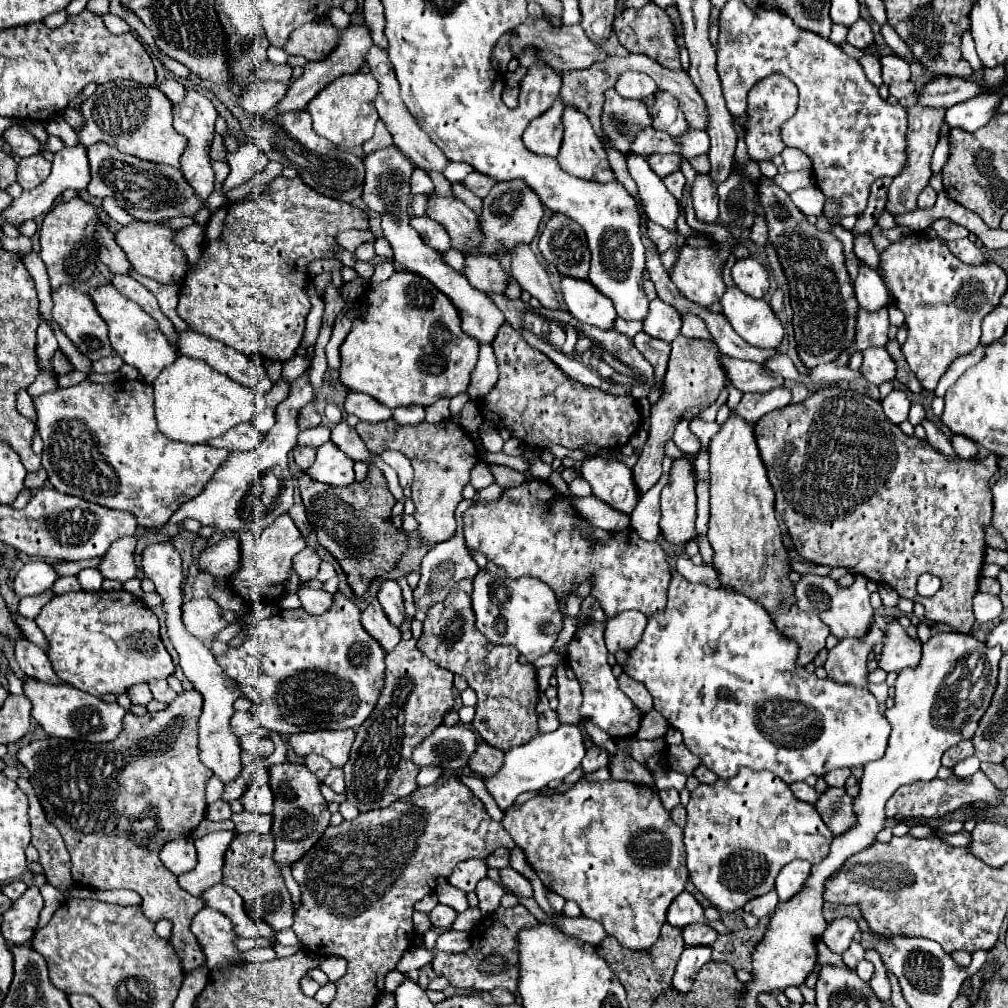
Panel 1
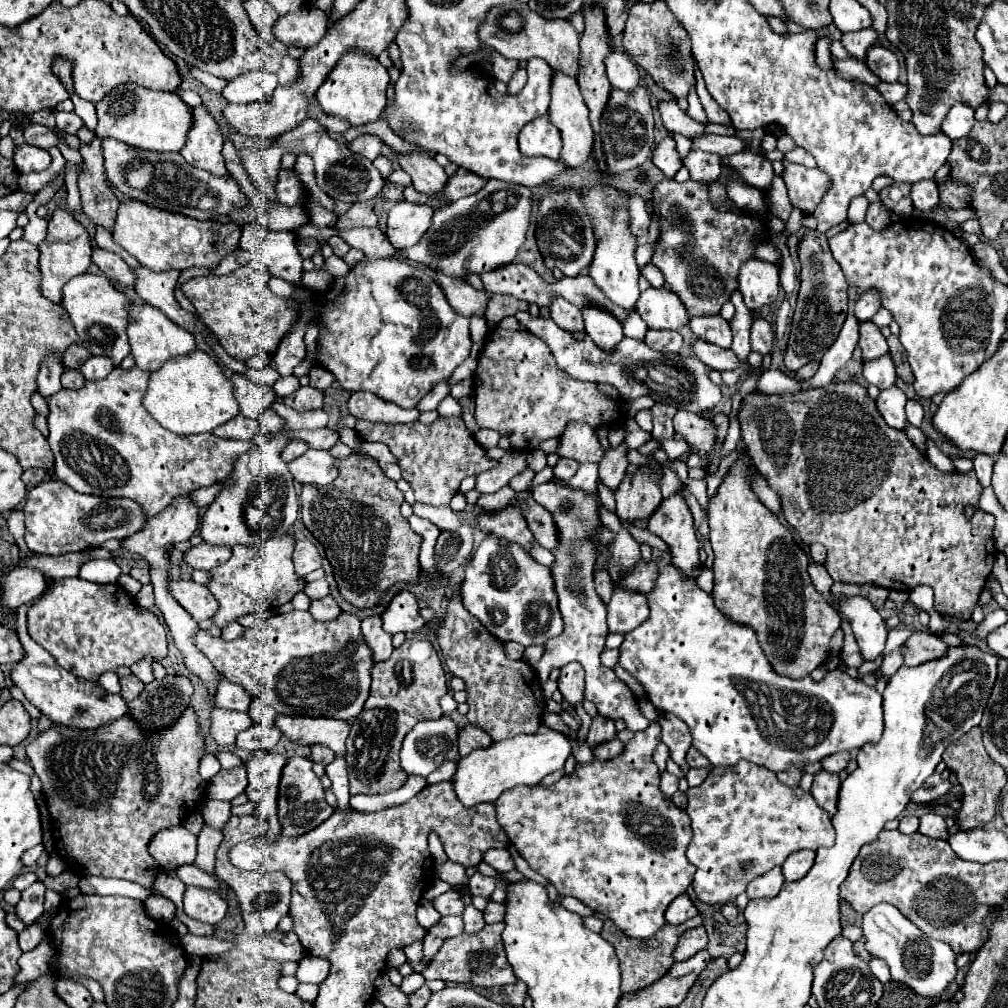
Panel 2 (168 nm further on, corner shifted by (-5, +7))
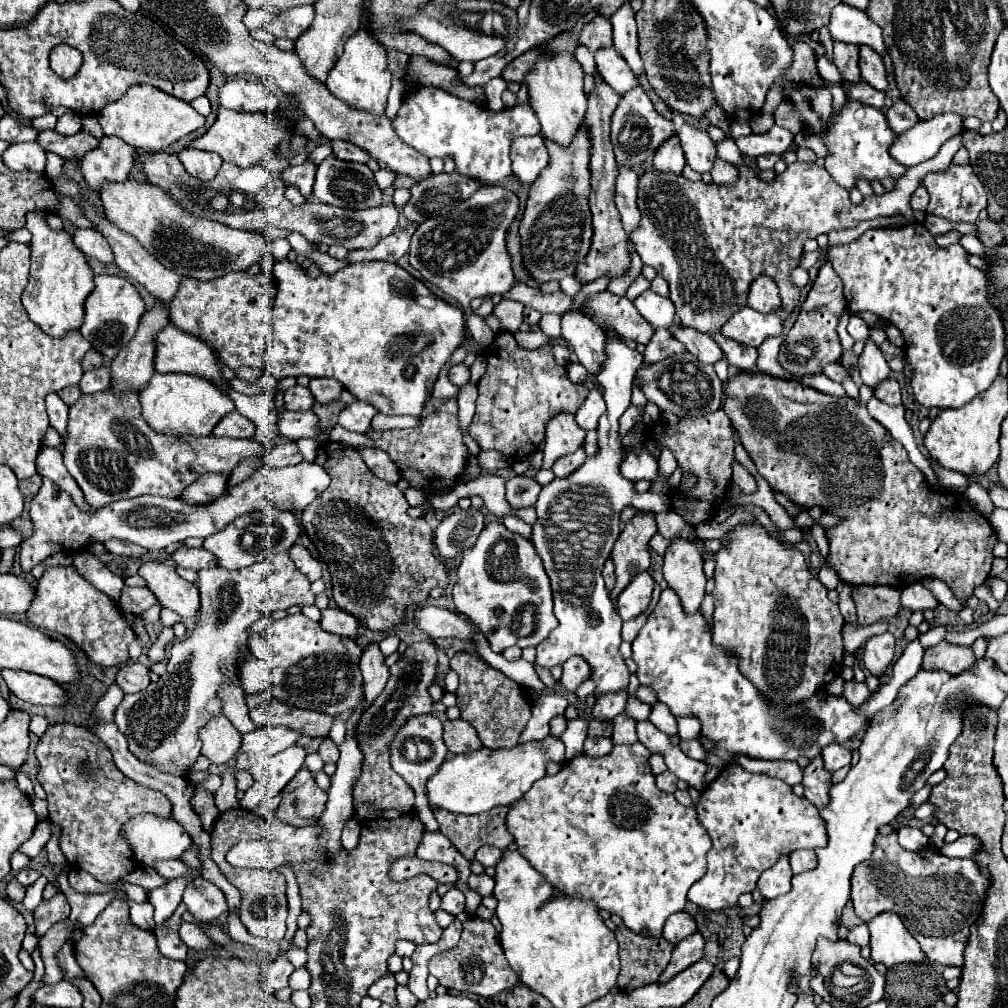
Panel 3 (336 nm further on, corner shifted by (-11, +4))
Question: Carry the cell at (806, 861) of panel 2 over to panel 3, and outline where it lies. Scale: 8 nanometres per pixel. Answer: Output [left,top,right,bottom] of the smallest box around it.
[789,851,817,873]

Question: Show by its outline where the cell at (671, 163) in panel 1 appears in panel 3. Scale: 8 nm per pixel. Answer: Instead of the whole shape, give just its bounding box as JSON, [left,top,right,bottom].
[653,135,685,173]

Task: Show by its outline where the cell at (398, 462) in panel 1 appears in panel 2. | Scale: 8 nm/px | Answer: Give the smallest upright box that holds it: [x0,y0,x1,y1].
[359,442,401,480]

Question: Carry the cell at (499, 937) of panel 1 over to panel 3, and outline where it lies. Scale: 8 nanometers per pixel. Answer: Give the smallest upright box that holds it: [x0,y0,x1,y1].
[429,917,519,997]

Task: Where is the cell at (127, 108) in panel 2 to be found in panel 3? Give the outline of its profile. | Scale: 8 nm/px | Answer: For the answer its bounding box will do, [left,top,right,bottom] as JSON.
[99,83,205,151]

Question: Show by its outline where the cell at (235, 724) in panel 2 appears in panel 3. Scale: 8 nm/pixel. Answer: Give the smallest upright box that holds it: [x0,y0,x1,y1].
[199,715,241,765]

